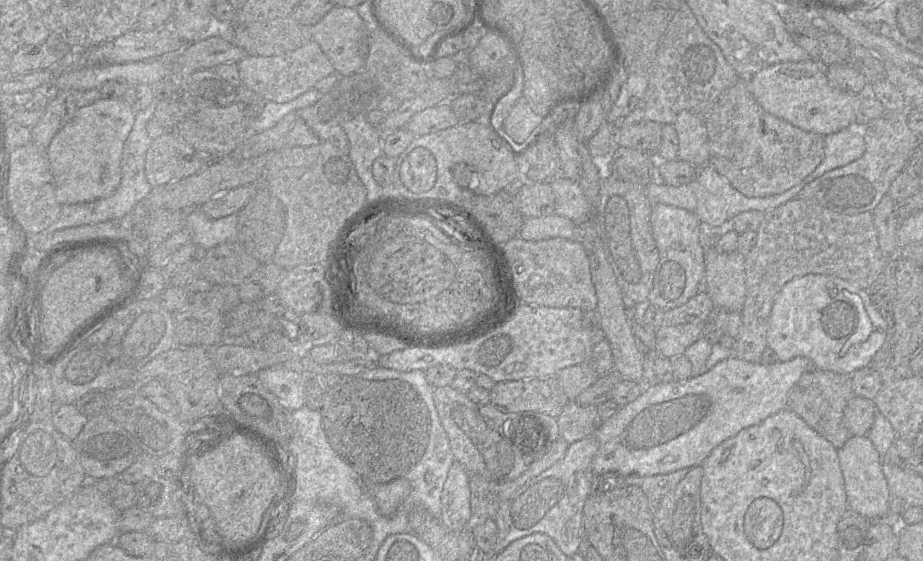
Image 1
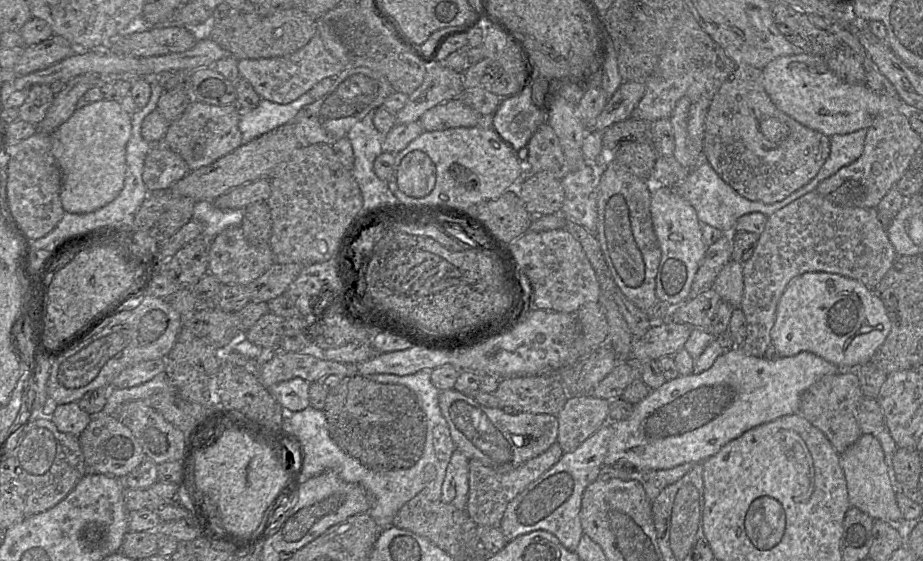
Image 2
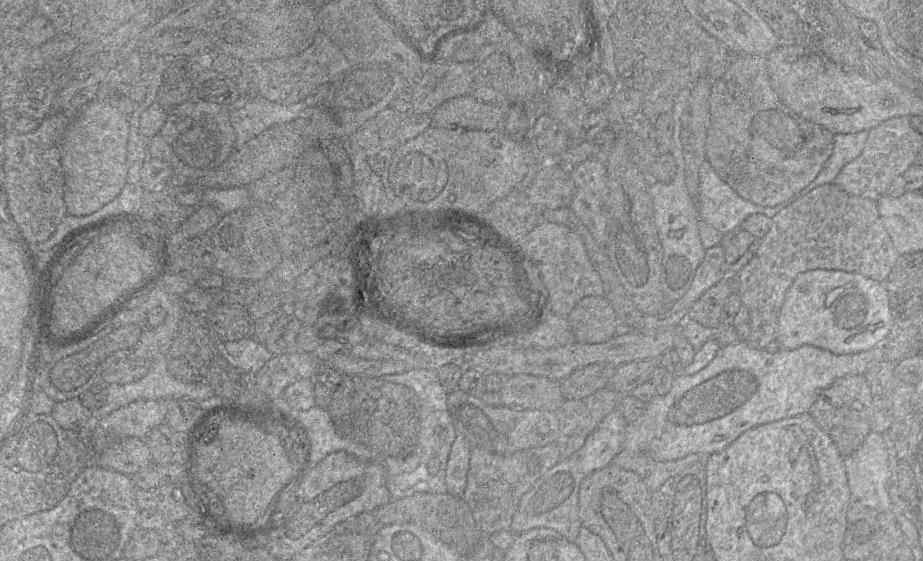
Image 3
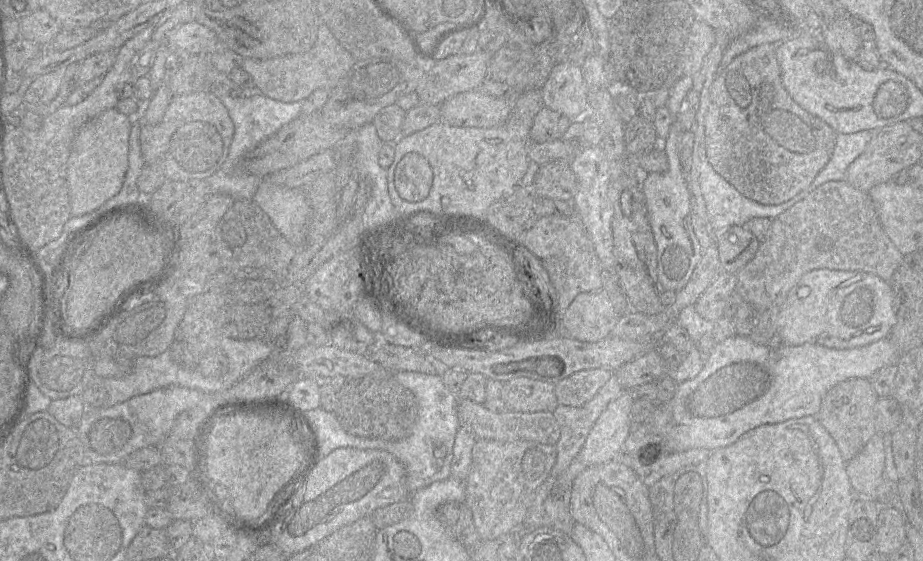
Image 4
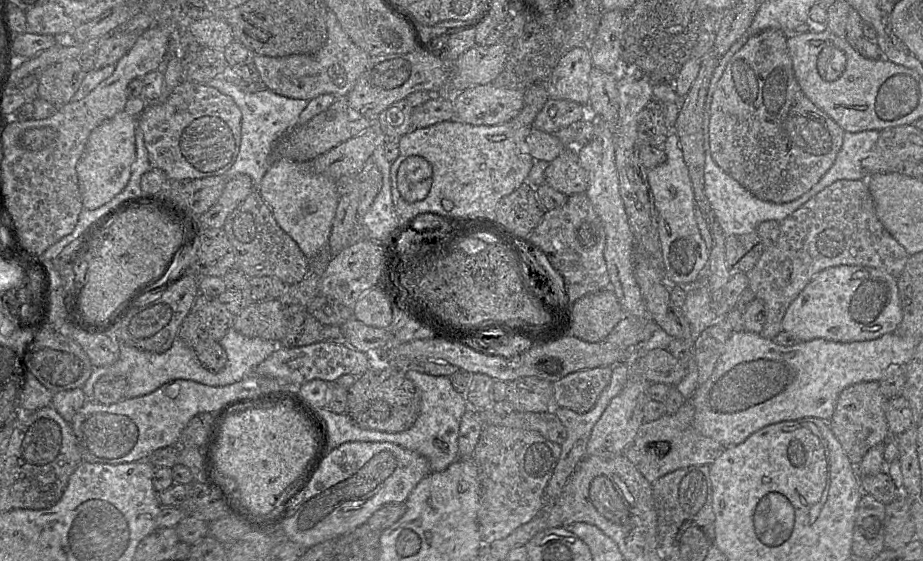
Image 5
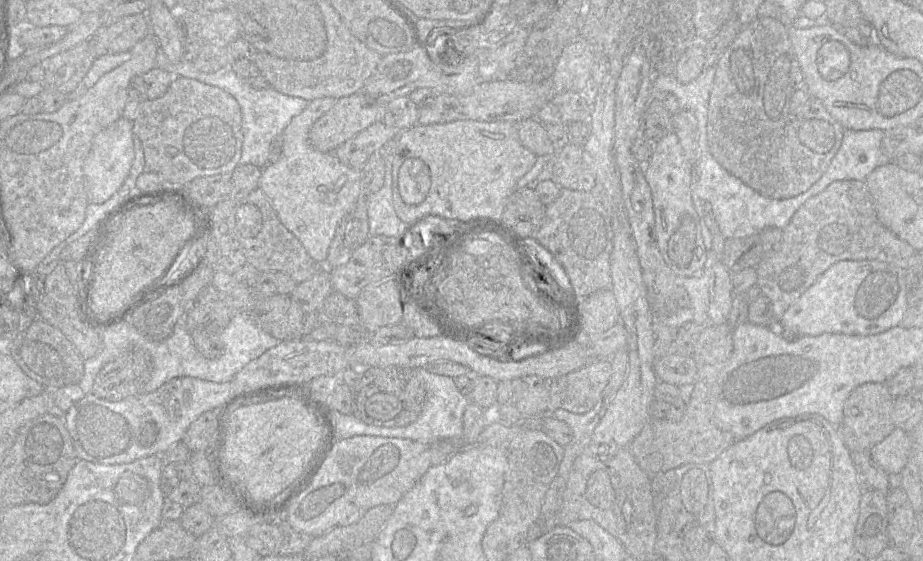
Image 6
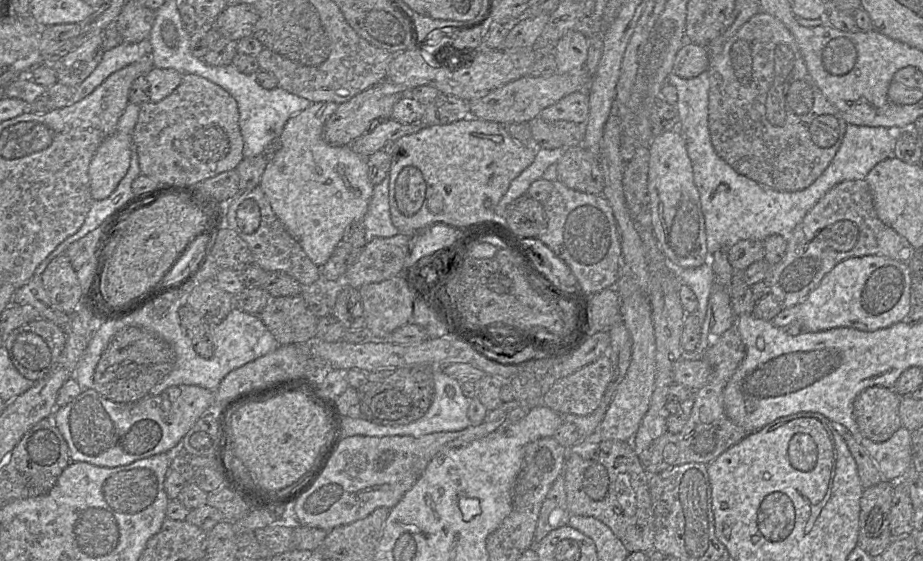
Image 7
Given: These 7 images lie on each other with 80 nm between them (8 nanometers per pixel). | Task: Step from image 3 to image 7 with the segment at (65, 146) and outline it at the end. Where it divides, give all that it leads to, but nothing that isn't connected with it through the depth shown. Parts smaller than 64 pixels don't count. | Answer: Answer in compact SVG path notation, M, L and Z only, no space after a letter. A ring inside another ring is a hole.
M115 131L96 150L88 169L93 200L103 200L110 196L127 173L131 142L132 134Z

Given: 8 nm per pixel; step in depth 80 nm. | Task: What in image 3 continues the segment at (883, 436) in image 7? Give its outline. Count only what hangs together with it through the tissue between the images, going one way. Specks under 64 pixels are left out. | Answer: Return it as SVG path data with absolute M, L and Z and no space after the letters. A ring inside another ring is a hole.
M850 375L836 379L823 389L809 410L816 423L832 438L840 454L846 458L853 454L870 433L870 407L874 396L863 375Z

